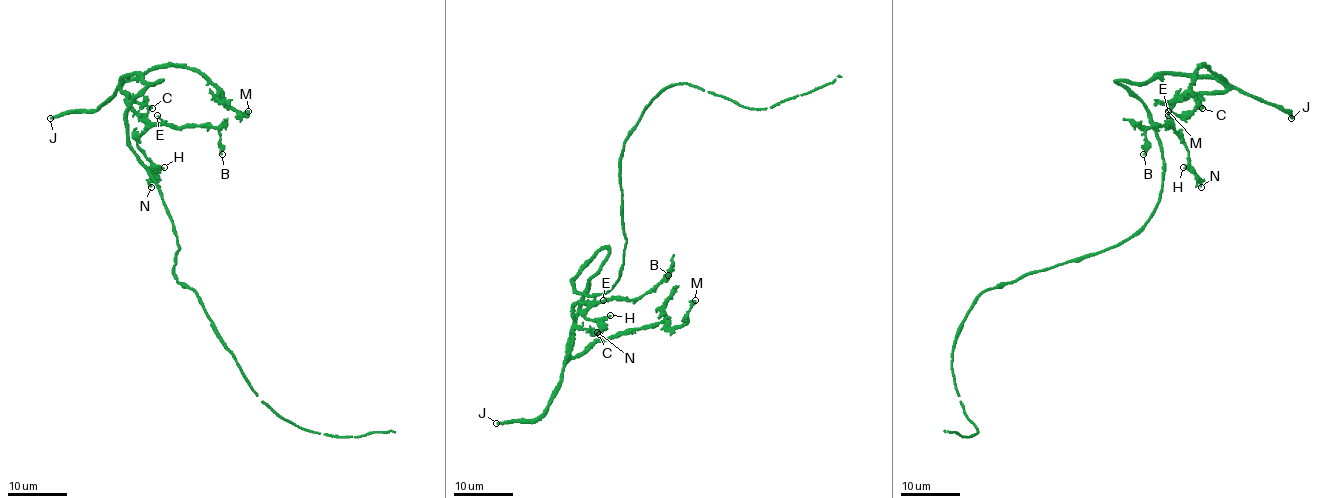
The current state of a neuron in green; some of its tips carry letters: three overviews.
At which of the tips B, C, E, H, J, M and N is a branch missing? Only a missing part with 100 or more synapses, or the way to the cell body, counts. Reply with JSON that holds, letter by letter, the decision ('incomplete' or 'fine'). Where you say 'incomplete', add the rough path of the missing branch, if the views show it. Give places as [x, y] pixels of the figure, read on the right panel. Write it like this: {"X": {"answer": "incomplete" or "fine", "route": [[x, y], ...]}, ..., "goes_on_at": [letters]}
{"B": {"answer": "fine"}, "C": {"answer": "fine"}, "E": {"answer": "fine"}, "H": {"answer": "fine"}, "J": {"answer": "incomplete", "route": [[1291, 118], [1291, 144], [1226, 111], [1168, 121], [1143, 138], [1130, 178], [1134, 203], [1167, 222]]}, "M": {"answer": "fine"}, "N": {"answer": "fine"}, "goes_on_at": ["J"]}

